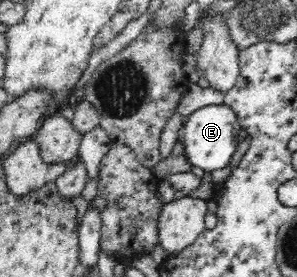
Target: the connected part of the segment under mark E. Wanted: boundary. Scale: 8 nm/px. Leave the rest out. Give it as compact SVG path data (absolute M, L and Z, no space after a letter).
M209 104L185 118L178 140L183 143L185 155L192 166L199 166L203 172L211 173L229 165L229 160L239 144L241 128L237 114L228 105Z

